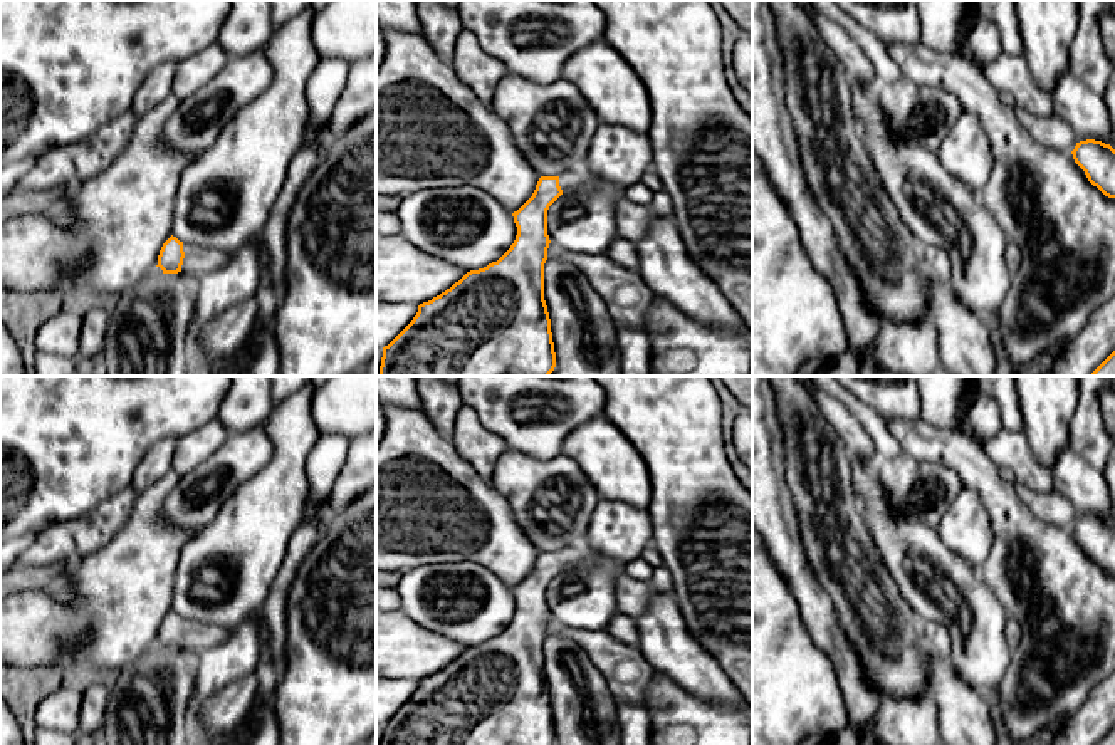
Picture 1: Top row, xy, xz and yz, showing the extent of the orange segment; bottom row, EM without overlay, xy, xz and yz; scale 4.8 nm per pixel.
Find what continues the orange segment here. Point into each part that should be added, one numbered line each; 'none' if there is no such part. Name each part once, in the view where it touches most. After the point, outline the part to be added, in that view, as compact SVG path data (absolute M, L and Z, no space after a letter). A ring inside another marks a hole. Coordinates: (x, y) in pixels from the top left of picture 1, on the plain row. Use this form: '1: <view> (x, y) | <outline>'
1: xy (197, 636) | M183 619L183 628L185 628L185 634L183 634L181 648L193 656L200 656L202 651L207 649L208 646L212 648L218 646L228 641L230 638L227 628L193 623L188 619Z

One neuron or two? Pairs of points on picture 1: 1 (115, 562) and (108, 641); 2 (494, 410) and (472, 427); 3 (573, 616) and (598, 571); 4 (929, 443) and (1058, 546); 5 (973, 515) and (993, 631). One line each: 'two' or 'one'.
1: one
2: two
3: one
4: one
5: two

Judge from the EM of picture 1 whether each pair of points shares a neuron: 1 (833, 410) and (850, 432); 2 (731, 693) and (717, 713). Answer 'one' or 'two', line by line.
1: one
2: two

